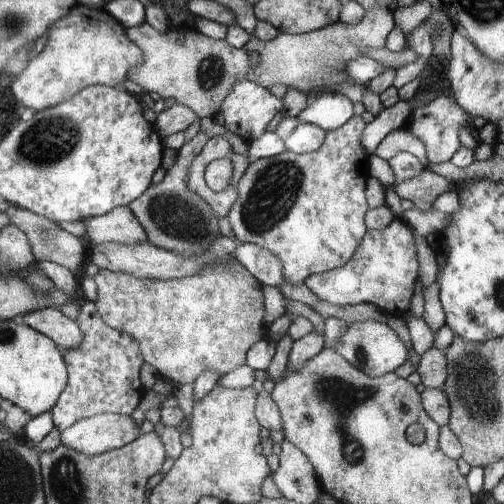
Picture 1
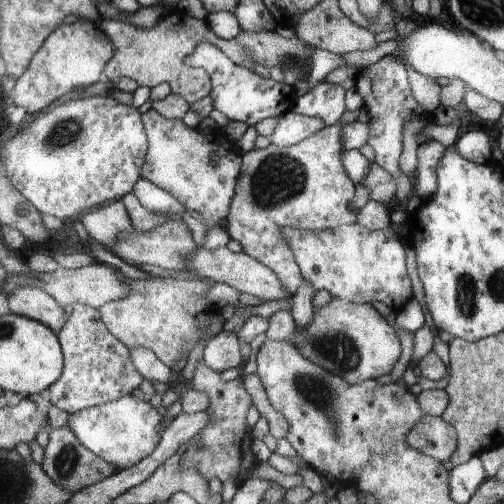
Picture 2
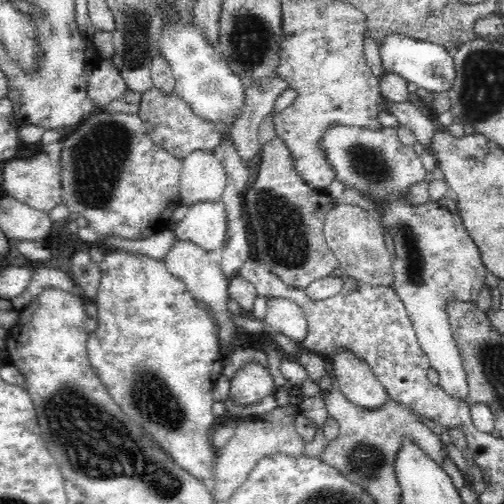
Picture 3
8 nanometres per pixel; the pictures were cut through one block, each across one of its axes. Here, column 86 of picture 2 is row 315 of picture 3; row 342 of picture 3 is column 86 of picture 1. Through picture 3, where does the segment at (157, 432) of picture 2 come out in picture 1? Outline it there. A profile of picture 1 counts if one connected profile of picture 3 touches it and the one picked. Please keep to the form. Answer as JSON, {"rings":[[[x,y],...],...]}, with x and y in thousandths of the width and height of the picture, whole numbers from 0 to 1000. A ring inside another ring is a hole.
{"rings":[[[196,821],[157,833],[117,861],[117,877],[169,905],[200,905],[276,869],[276,845],[256,825]]]}

